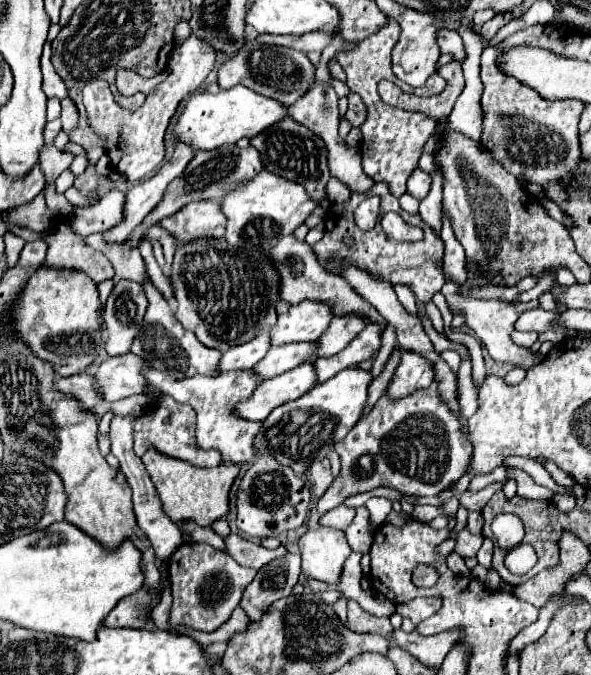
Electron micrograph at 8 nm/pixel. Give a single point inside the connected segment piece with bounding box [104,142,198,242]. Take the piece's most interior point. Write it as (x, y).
(141, 199)

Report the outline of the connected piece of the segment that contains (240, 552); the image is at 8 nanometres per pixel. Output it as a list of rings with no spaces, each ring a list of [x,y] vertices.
[[[230,534],[224,538],[226,542],[226,552],[242,566],[248,566],[248,568],[254,568],[254,570],[260,570],[264,564],[268,564],[270,560],[274,558],[282,558],[288,550],[286,546],[278,546],[276,550],[268,550],[260,544],[254,544],[254,542],[248,542],[244,538],[240,538],[238,534]]]

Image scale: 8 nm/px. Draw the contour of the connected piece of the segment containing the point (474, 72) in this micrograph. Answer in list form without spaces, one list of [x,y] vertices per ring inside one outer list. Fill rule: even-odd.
[[[464,20],[458,28],[458,34],[464,40],[466,48],[466,60],[462,62],[466,86],[462,94],[458,96],[450,116],[446,122],[438,124],[436,134],[442,134],[446,128],[452,128],[466,138],[472,138],[474,142],[480,142],[482,134],[482,110],[480,110],[480,94],[482,94],[482,82],[480,82],[480,54],[484,50],[484,44],[476,30],[472,28],[470,20]]]

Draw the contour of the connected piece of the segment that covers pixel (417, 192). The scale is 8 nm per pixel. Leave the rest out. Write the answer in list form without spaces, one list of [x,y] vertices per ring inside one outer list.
[[[416,168],[408,178],[408,192],[418,200],[422,200],[428,194],[428,188],[430,188],[430,176],[420,168]]]

